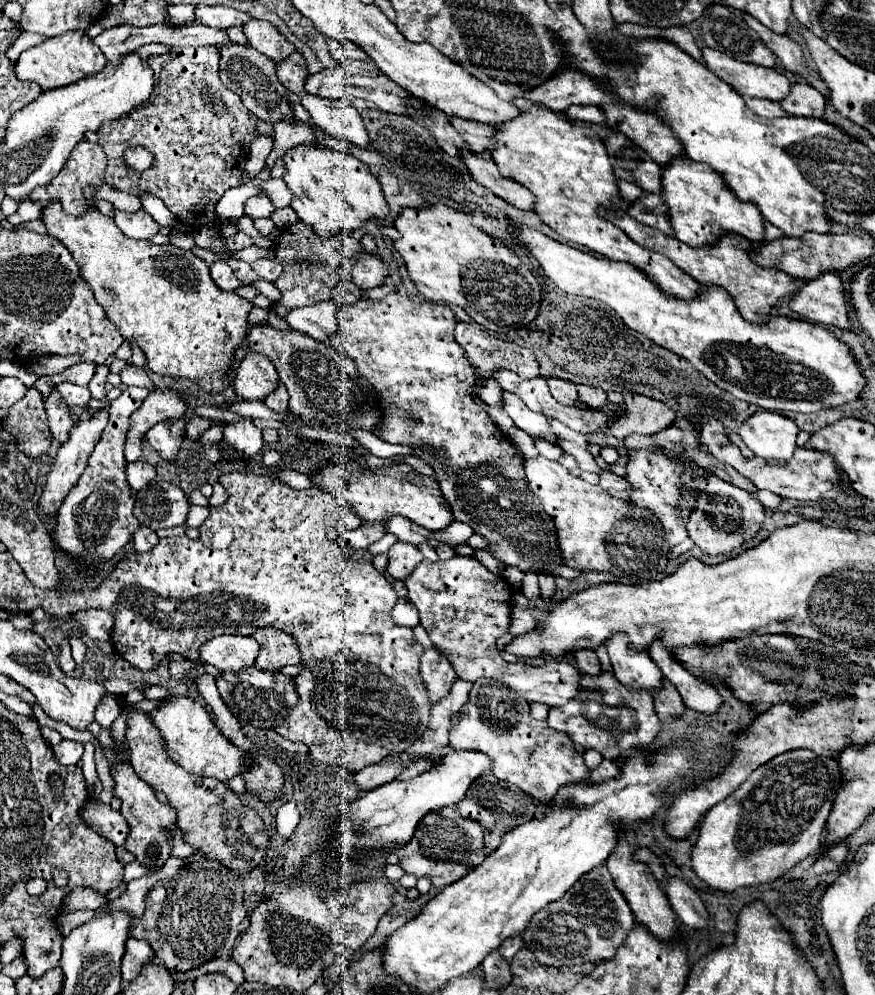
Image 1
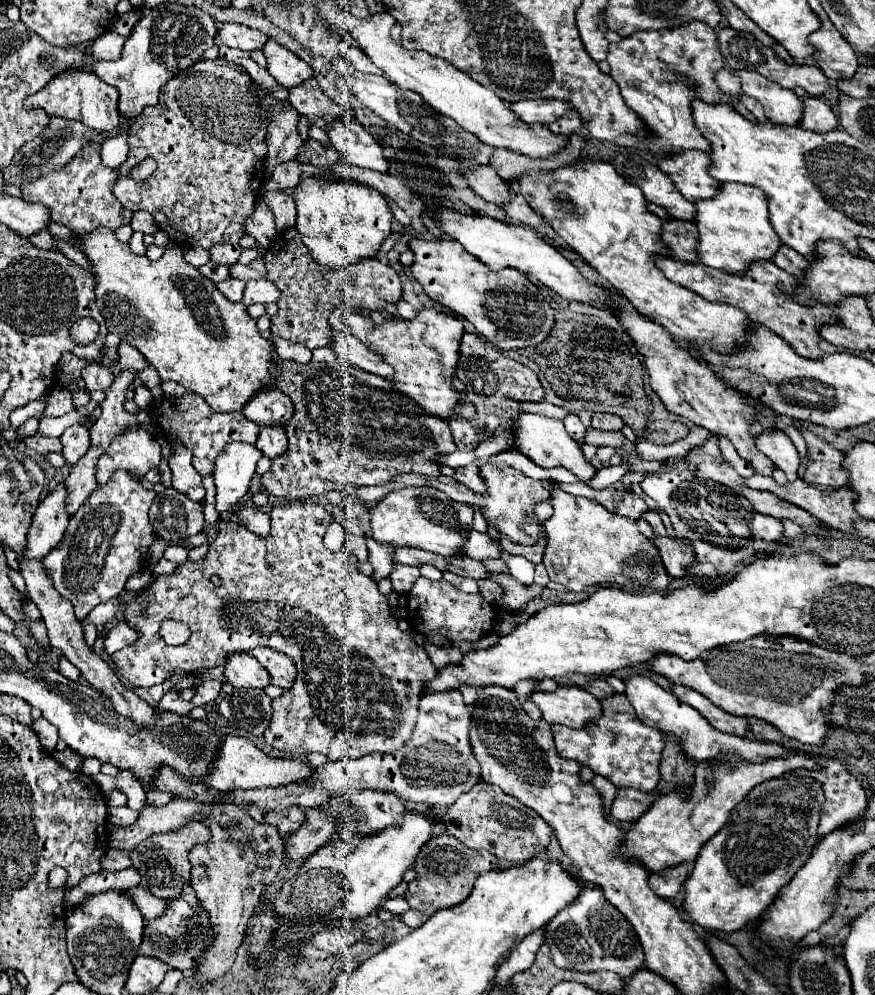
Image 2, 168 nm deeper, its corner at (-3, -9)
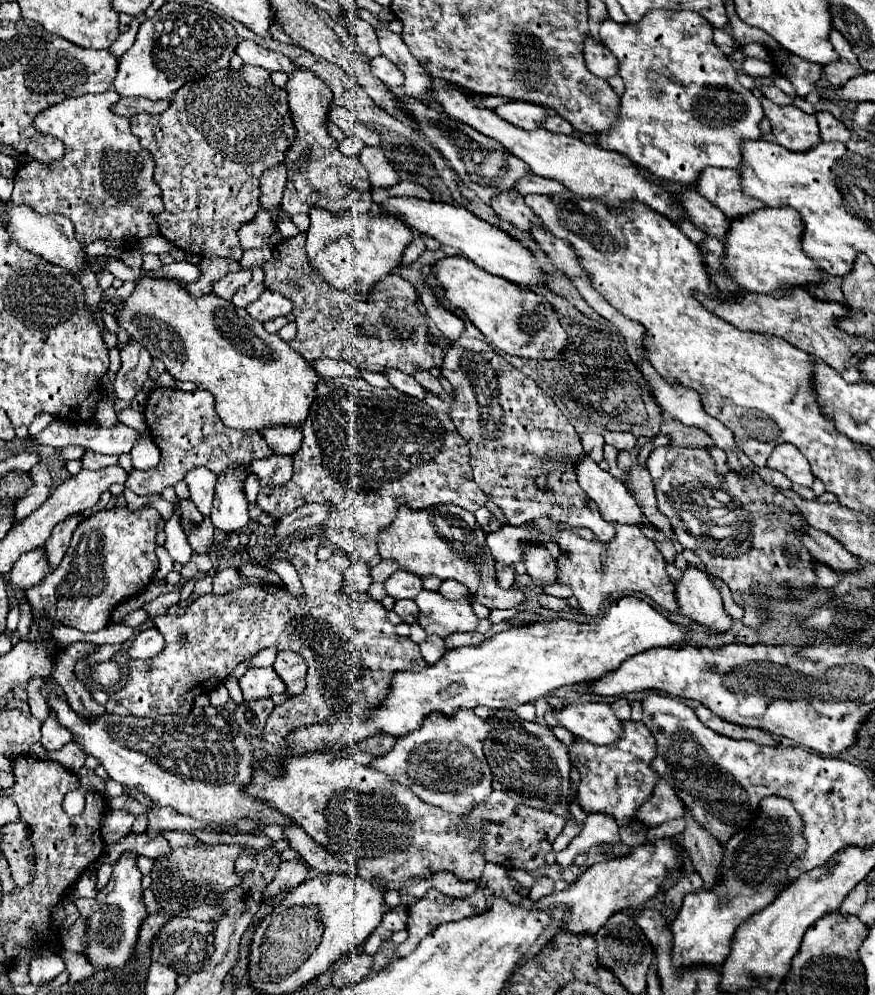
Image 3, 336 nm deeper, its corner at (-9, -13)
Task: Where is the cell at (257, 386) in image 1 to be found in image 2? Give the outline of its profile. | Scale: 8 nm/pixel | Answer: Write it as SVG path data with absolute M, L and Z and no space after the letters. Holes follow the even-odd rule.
M266 389L258 397L254 397L254 401L250 401L250 405L246 405L242 413L256 425L284 427L290 421L294 409L290 397L284 395L280 389Z

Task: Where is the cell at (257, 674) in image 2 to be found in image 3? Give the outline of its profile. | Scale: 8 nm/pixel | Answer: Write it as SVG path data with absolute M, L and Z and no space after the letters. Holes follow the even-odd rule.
M264 667L264 669L248 669L242 677L240 677L240 689L244 699L262 699L262 697L272 697L274 693L284 693L286 687L280 681L280 677L276 677L276 671L272 667Z

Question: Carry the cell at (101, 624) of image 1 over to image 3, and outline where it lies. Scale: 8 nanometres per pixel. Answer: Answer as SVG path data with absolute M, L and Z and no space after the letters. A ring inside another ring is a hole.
M156 627L140 631L128 647L130 659L150 659L164 649L164 639Z

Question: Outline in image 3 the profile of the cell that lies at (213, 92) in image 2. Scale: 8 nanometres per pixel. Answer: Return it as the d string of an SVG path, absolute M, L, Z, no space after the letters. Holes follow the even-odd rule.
M244 65L238 71L220 69L200 81L180 87L172 95L172 105L164 113L138 113L130 123L140 145L144 145L156 161L154 181L162 189L164 201L164 211L156 215L160 233L190 255L240 261L242 247L236 233L260 209L260 177L266 169L284 161L284 153L296 137L286 91L272 85L270 73L260 67Z

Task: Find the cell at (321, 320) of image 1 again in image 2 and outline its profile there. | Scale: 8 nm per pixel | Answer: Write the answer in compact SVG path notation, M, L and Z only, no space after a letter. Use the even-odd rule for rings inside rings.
M332 331L334 337L334 351L342 357L346 357L352 365L356 365L362 371L380 375L384 379L392 379L394 377L394 367L388 365L378 353L374 353L370 347L366 347L362 341L358 341L354 335L342 333L342 331Z

